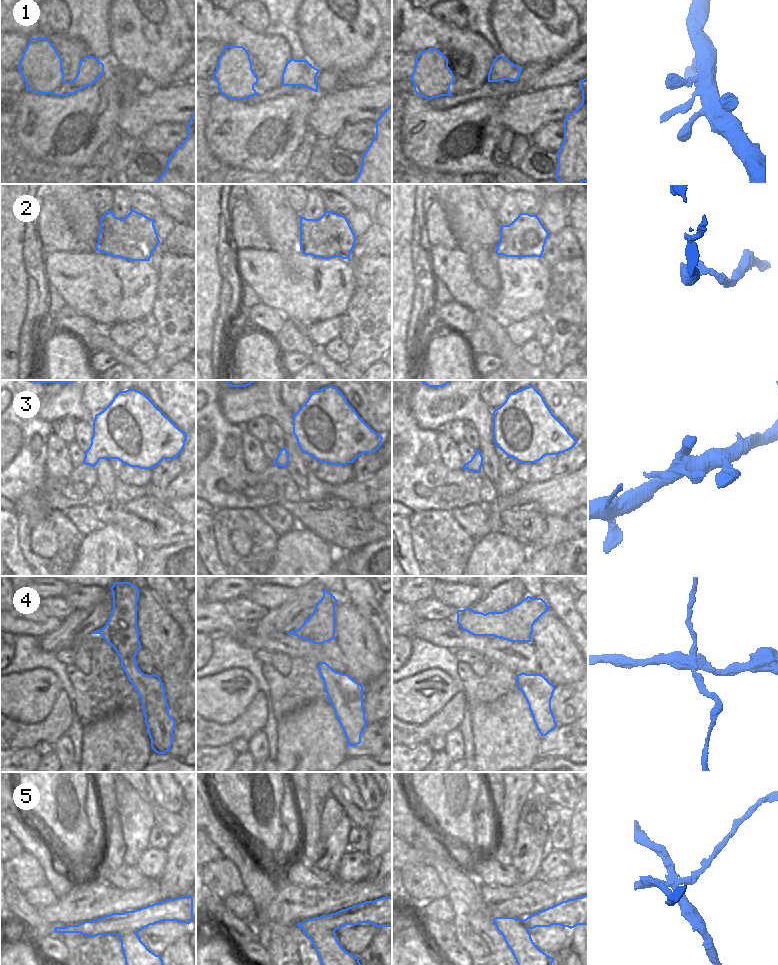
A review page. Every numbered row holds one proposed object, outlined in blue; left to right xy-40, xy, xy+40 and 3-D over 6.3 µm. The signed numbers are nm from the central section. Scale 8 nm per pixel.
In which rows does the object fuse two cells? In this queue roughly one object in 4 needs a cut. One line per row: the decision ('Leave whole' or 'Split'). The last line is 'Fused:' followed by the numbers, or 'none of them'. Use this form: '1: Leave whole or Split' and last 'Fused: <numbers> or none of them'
1: Leave whole
2: Split
3: Leave whole
4: Split
5: Split
Fused: 2, 4, 5

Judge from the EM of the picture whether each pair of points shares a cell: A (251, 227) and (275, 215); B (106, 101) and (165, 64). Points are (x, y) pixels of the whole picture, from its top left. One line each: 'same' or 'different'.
A: different
B: different

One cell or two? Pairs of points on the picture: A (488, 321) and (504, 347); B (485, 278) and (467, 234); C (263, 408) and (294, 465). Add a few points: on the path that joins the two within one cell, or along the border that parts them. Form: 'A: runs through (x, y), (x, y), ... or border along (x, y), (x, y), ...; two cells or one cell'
A: runs through (493, 327), (502, 341); one cell
B: runs through (484, 267), (482, 249), (478, 245); one cell
C: runs through (279, 418), (287, 426), (293, 449); one cell

